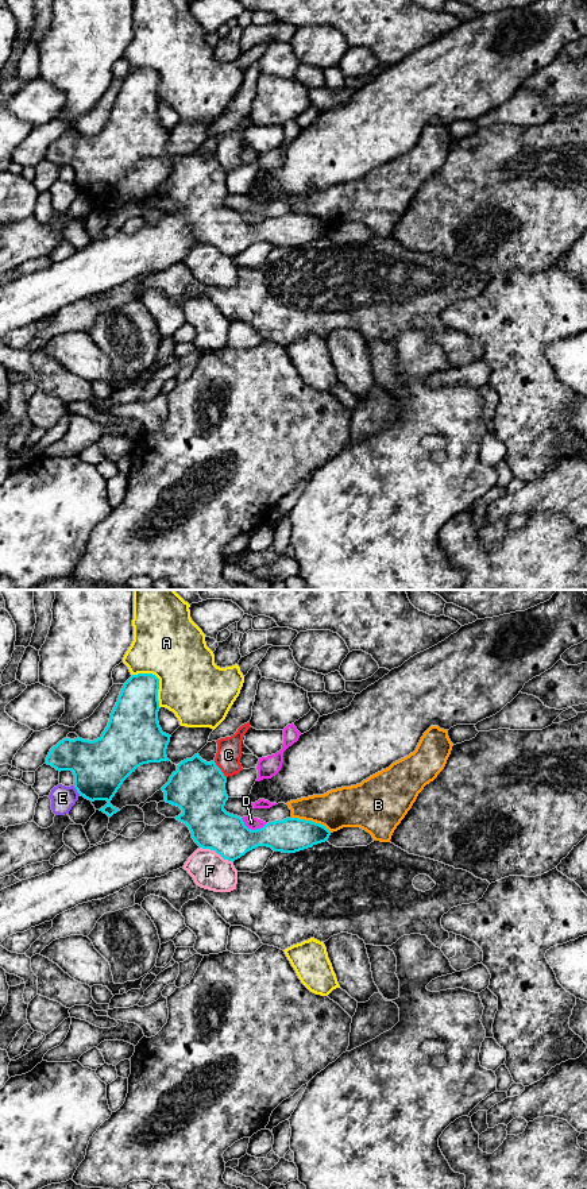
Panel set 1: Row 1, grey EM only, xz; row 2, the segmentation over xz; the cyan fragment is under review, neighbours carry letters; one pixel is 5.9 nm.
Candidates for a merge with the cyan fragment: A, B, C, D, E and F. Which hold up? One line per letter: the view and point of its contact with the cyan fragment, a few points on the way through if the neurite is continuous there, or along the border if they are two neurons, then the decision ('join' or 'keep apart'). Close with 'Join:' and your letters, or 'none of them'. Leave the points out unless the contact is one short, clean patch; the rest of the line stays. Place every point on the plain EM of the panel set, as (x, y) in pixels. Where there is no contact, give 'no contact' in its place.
A: contact xz (158, 76); keep apart
B: contact xz (311, 216); border xz (292, 212), (319, 217), (331, 227); keep apart
C: contact xz (220, 165); keep apart
D: contact xz (253, 226); keep apart
E: contact xz (76, 184); keep apart
F: contact xz (216, 247); keep apart
Join: none of them

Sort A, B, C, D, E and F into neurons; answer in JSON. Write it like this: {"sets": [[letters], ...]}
{"sets": [["A"], ["B"], ["C"], ["D"], ["E"], ["F"]]}

